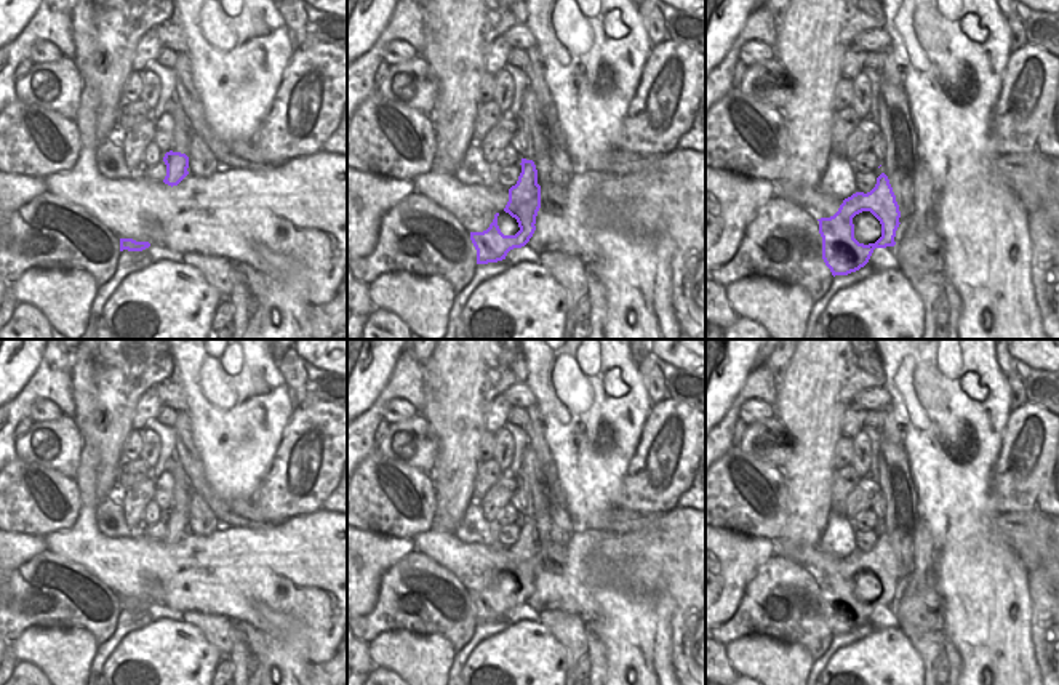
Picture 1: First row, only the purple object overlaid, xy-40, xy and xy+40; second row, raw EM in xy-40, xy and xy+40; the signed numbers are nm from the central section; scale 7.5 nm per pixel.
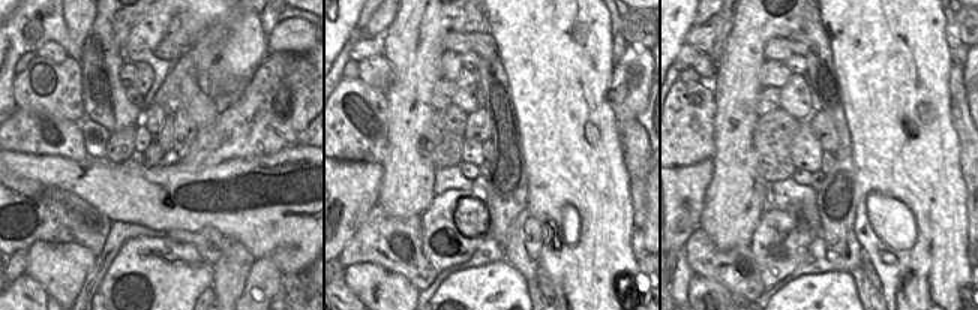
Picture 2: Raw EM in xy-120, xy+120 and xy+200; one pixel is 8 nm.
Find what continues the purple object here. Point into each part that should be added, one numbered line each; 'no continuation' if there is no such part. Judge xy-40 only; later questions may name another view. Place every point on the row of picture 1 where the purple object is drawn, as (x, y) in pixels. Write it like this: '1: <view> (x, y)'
no continuation

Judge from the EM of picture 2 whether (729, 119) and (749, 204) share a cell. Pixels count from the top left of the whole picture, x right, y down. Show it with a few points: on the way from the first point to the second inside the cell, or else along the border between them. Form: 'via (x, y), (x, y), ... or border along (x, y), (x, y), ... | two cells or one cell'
via (732, 140), (735, 183) | one cell

